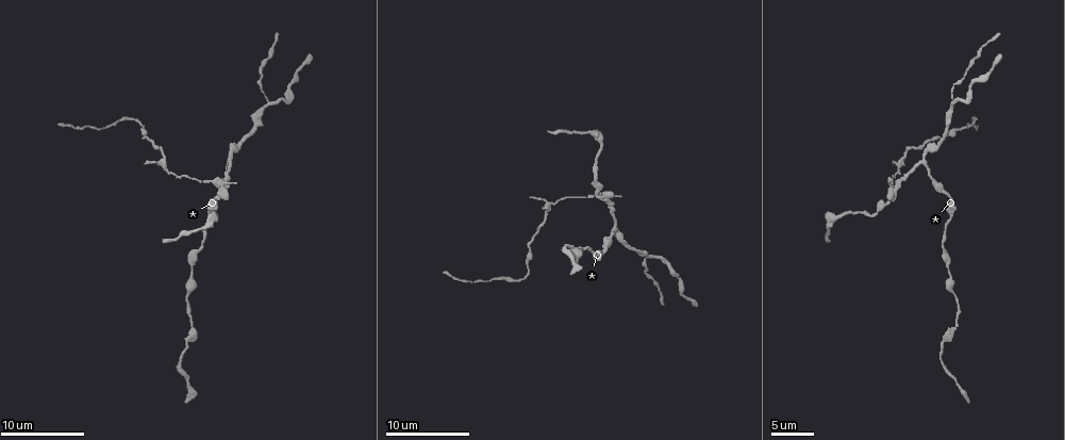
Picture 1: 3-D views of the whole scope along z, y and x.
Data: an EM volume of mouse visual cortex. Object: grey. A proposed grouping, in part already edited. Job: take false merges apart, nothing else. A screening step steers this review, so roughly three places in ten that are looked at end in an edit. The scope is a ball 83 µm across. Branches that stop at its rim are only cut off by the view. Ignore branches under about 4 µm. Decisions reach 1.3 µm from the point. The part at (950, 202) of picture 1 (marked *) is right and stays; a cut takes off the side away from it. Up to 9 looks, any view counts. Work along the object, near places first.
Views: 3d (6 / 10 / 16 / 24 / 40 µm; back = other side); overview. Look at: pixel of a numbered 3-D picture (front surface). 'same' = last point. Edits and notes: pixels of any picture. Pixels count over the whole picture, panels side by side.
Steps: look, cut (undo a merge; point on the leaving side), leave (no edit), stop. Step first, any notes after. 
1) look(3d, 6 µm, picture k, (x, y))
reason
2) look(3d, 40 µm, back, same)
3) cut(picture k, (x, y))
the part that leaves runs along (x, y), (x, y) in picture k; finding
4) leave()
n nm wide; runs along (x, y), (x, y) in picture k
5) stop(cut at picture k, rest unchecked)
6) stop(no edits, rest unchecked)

look(3d, 10 µm, picture 1, (595, 252))
sudden change in width

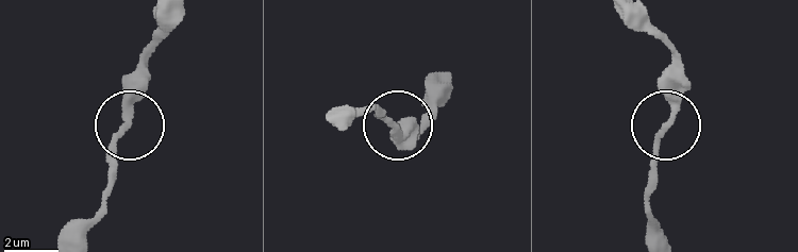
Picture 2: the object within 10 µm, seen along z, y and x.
leave()
260 nm wide; runs along (670, 69), (670, 107), (658, 169), (646, 188) in picture 2; continuous, no second cell

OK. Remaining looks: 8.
look(3d, 16 µm, picture 1, (220, 184))
side arm on a straight run

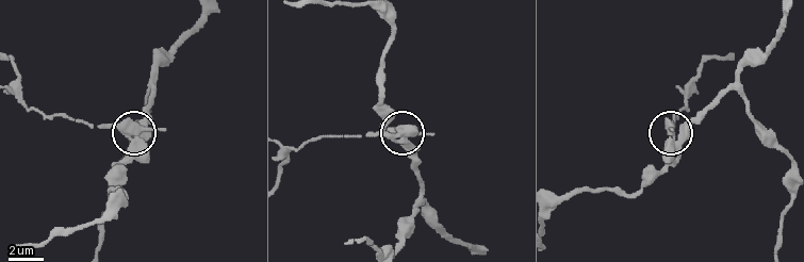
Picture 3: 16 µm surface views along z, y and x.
look(3d, 6 µm, picture 3, (668, 133))
zoom in

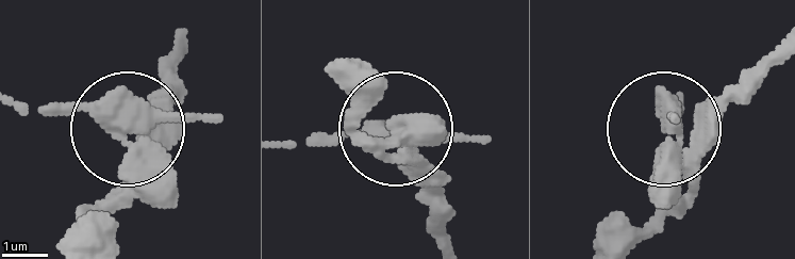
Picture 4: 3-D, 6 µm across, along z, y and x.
cut(picture 4, (72, 103))
3 arms; the part that leaves runs along (129, 135), (18, 100) in picture 4; two cells meet here

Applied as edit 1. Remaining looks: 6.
look(3d, 6 µm, picture 1, (269, 102))
branch point

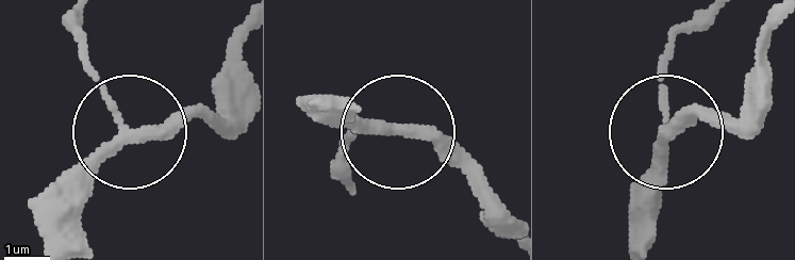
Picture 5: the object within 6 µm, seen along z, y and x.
cut(picture 5, (92, 68))
3 arms; a second cell is stuck on

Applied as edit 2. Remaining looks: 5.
look(3d, 6 µm, picture 1, (192, 328))
sudden change in width

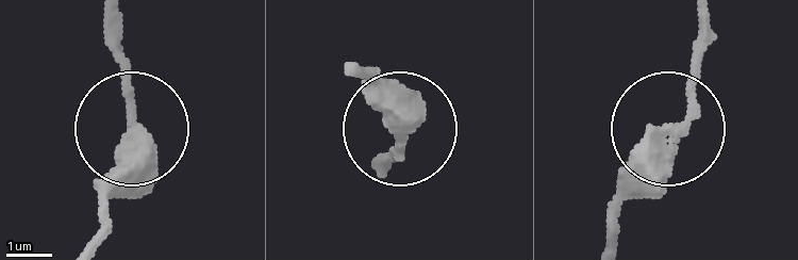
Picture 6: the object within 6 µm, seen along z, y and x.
look(3d, 6 µm, back, picture 6, (400, 144))

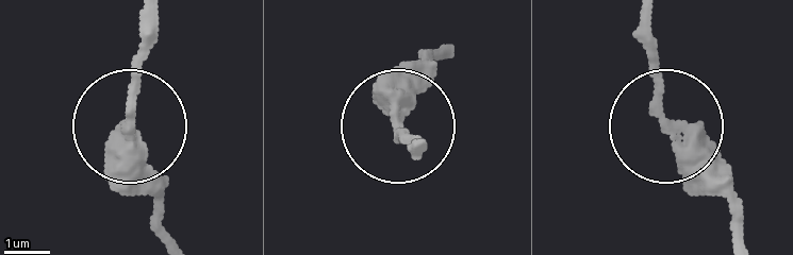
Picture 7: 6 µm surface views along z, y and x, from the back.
leave()
runs along (416, 145), (393, 111), (428, 57) in picture 7; continuous, no second cell

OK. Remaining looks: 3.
look(3d, 16 µm, picture 1, (921, 159))

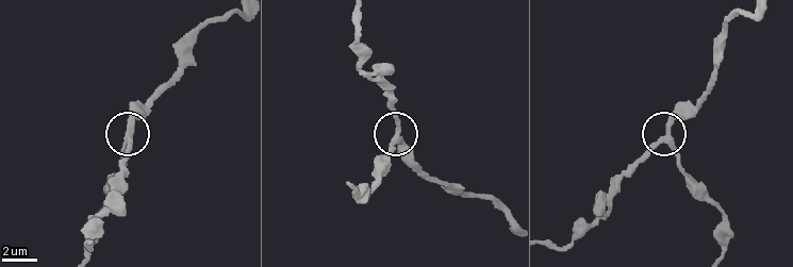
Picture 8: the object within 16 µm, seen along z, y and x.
leave()
3 arms; runs along (722, 221), (720, 205), (682, 167), (667, 133), (690, 104) in picture 8; all the same cell

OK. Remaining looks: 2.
stop(cut at picture 4, cut at picture 5, rest unchecked)

